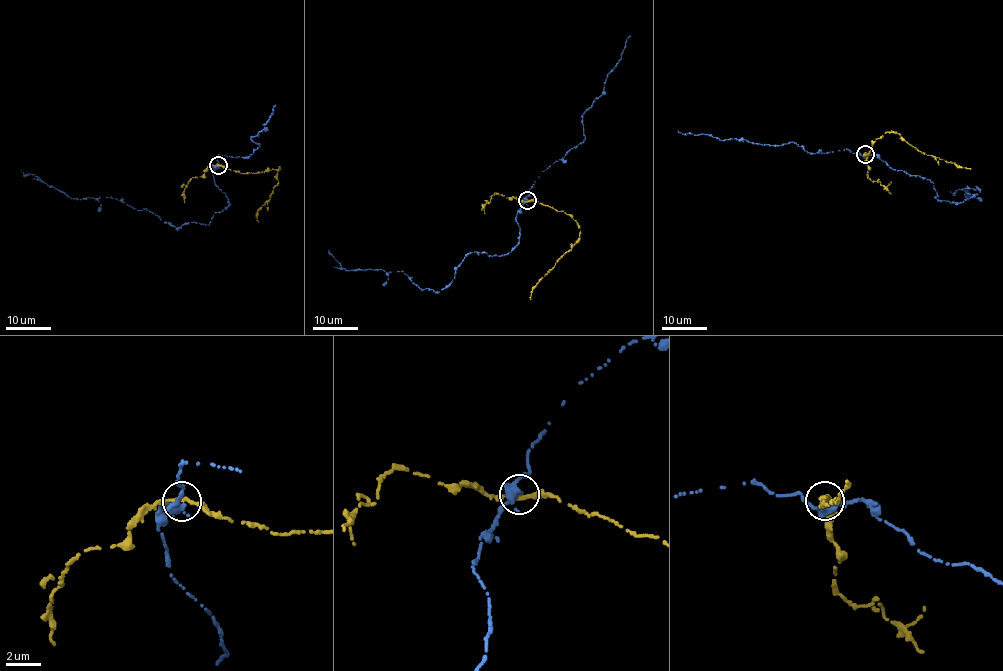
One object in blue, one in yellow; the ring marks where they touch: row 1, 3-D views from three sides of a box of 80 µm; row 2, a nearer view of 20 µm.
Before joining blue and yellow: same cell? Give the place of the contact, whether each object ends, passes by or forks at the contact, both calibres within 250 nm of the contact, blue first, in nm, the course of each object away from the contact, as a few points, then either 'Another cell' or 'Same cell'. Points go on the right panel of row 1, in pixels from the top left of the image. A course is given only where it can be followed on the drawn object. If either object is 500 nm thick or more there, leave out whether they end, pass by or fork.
Place: (865, 154). At the ring blue forks. At the ring yellow passes by. Thickness 280 nm (blue) against 240 nm. Course of blue: (865, 155), (930, 181), (939, 200), (960, 203), (980, 189), (962, 189), (968, 200), (968, 193), (950, 191). Course of yellow: (865, 154), (868, 155), (870, 148), (885, 133), (896, 132), (927, 155), (970, 169). Another cell

